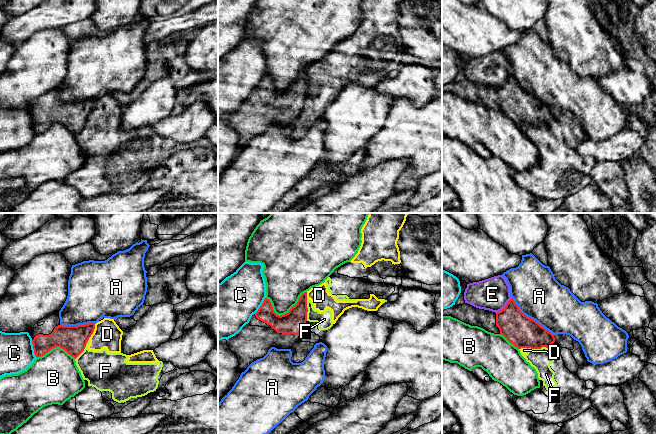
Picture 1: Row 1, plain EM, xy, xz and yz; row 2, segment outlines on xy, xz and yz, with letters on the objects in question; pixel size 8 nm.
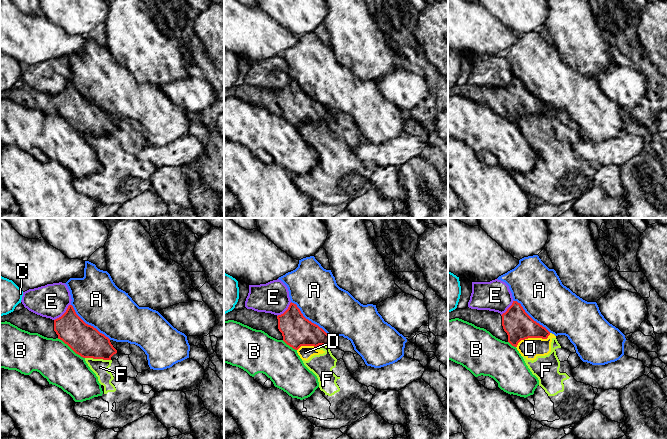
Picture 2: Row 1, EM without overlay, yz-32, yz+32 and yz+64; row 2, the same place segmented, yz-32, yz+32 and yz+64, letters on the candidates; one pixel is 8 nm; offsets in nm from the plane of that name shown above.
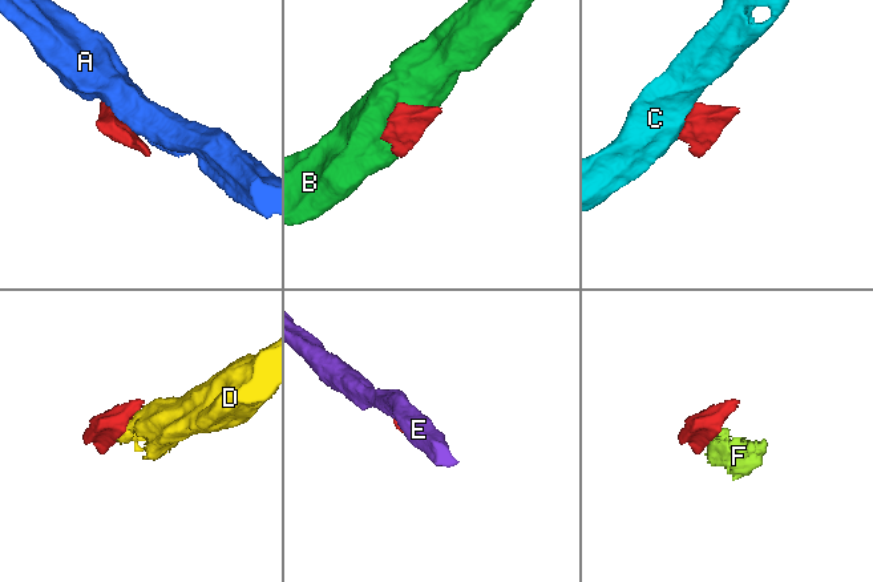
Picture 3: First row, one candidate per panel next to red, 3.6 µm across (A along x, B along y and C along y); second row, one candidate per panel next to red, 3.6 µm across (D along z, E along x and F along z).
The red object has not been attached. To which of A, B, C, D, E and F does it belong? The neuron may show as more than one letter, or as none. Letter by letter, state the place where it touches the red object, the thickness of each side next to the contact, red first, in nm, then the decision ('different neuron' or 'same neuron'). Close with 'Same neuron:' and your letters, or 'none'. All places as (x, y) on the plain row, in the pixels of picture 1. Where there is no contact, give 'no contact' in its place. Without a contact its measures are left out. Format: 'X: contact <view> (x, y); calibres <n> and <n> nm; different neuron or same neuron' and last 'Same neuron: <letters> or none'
A: contact yz (530, 94); calibres 260 and 380 nm; different neuron
B: contact xz (284, 90); calibres 190 and 320 nm; different neuron
C: contact xy (33, 124); calibres 170 and 280 nm; different neuron
D: contact xy (93, 107); calibres 220 and 220 nm; different neuron
E: contact yz (505, 82); calibres 260 and 260 nm; different neuron
F: contact xz (307, 85); calibres 190 and 130 nm; different neuron
Same neuron: none

